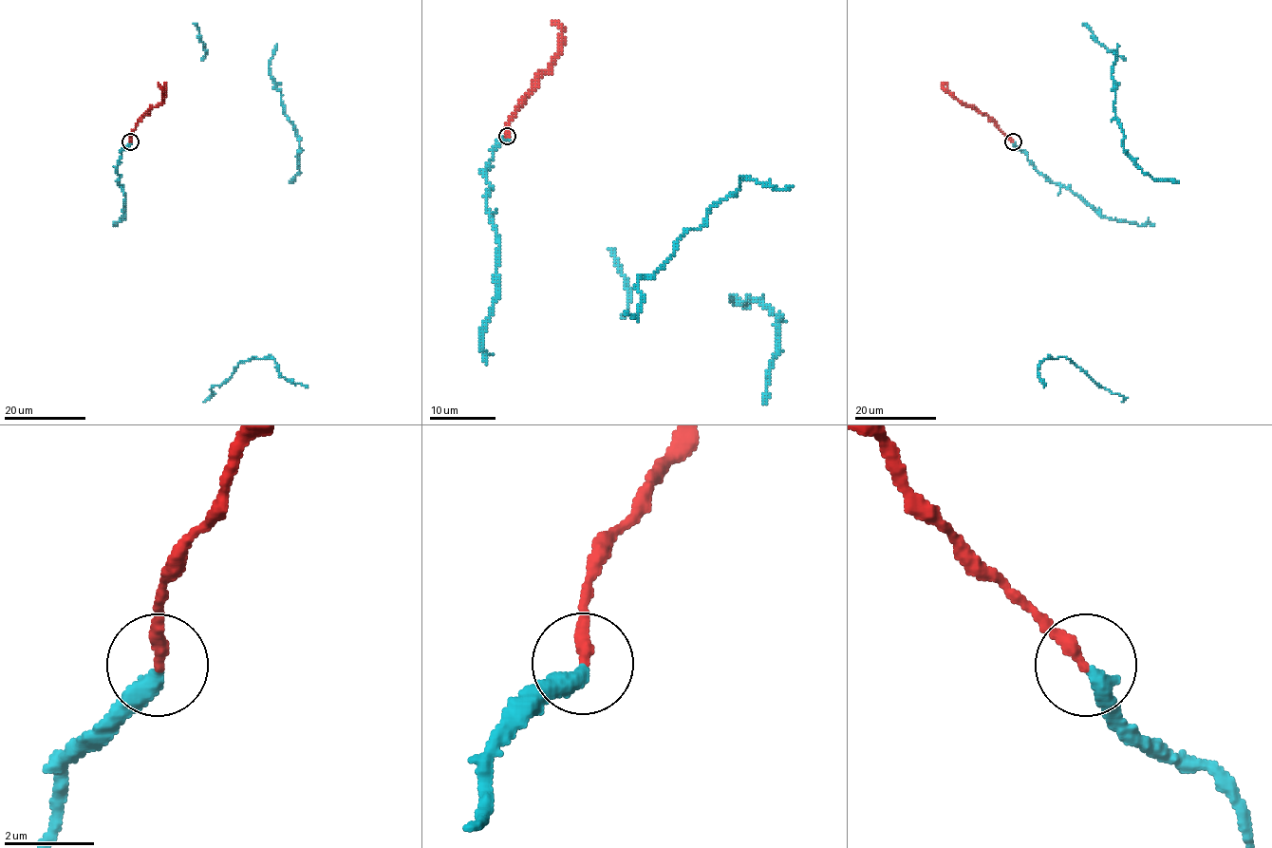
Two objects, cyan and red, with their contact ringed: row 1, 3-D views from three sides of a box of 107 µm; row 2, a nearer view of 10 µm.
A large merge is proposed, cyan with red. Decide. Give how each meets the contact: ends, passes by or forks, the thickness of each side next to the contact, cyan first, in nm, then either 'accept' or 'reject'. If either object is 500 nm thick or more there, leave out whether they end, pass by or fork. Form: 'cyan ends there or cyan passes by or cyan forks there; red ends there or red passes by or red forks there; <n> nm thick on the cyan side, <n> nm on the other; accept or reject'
cyan ends there; red ends there; 400 nm thick on the cyan side, 280 nm on the other; accept

